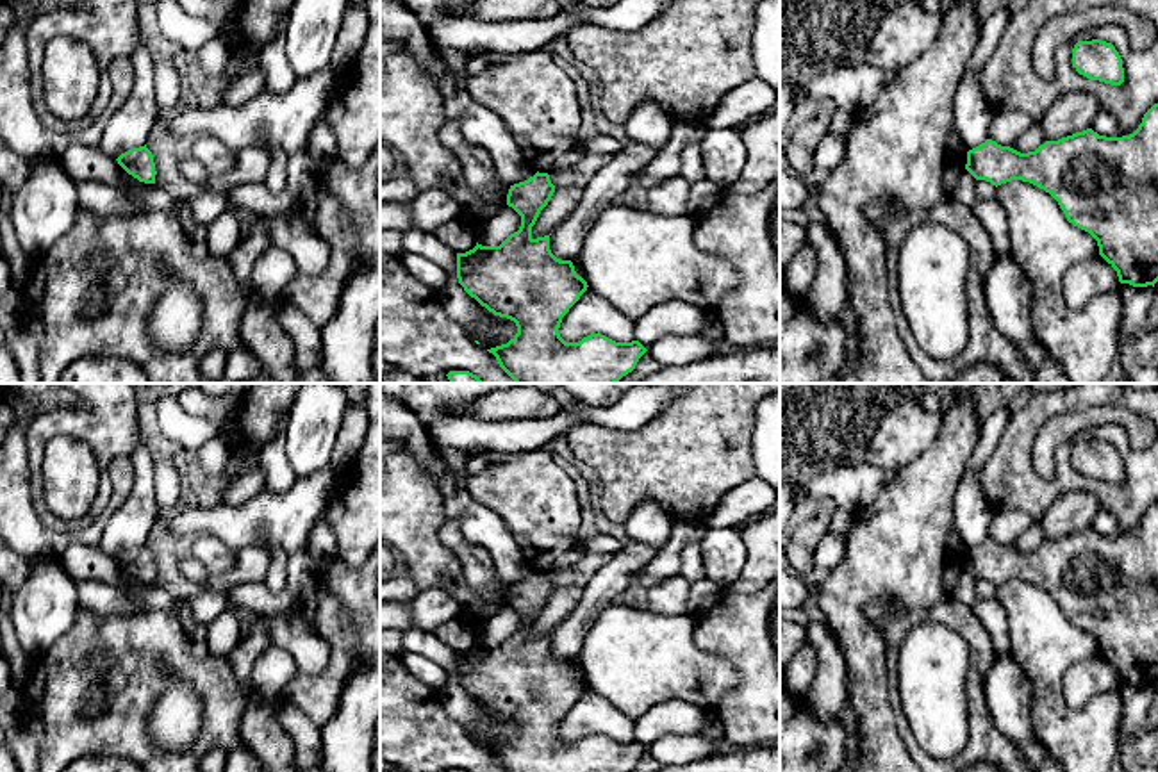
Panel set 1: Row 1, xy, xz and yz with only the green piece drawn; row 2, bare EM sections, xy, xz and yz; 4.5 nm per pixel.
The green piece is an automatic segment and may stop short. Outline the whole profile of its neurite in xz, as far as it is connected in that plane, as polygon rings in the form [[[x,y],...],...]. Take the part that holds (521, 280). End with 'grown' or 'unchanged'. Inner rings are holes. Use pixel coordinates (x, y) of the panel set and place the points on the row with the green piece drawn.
[[[539,171],[510,185],[507,205],[521,216],[519,230],[500,246],[476,242],[473,250],[457,253],[459,283],[489,312],[516,323],[517,333],[507,344],[487,349],[516,383],[617,383],[648,351],[639,341],[616,342],[591,333],[580,342],[566,342],[558,333],[562,317],[589,285],[576,275],[571,260],[560,260],[551,253],[550,235],[532,237],[532,226],[553,193],[550,175]]]; unchanged

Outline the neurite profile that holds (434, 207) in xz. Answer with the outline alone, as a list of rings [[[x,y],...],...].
[[[430,187],[410,201],[410,212],[416,230],[434,234],[439,226],[457,219],[460,207],[448,191]]]

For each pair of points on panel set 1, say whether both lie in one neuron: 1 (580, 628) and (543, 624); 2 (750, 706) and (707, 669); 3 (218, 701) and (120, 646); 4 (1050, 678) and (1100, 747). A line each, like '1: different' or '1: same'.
1: different
2: different
3: same
4: same

